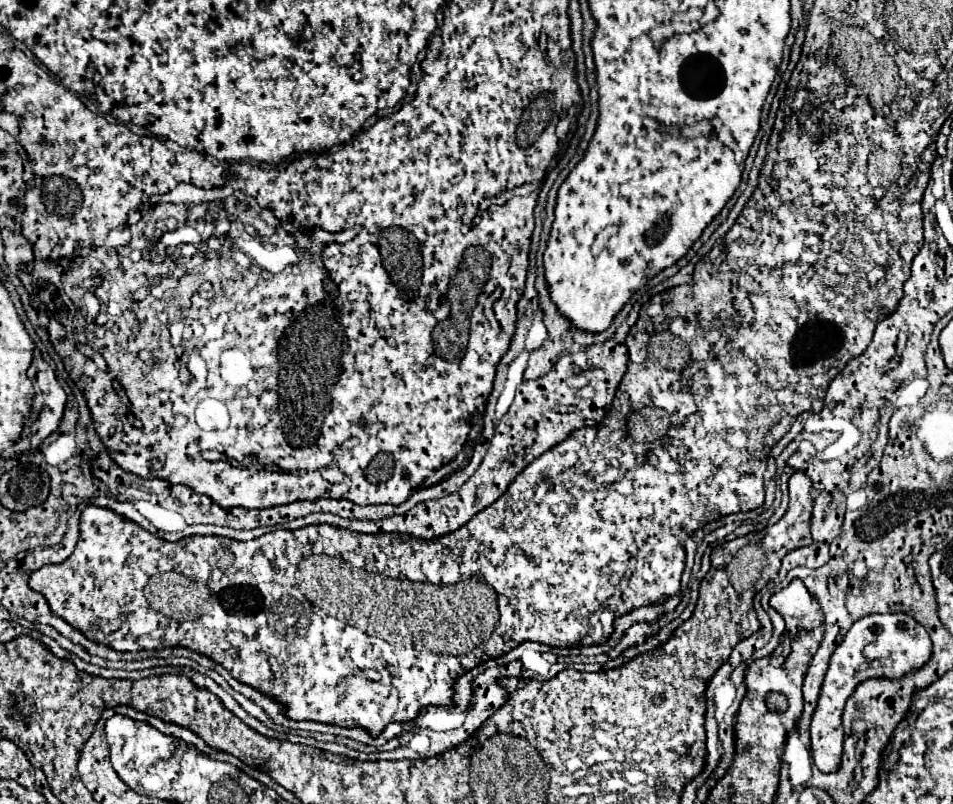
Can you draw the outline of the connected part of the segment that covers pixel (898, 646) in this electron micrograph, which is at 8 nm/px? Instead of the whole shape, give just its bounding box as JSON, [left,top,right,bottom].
[810,613,932,773]

